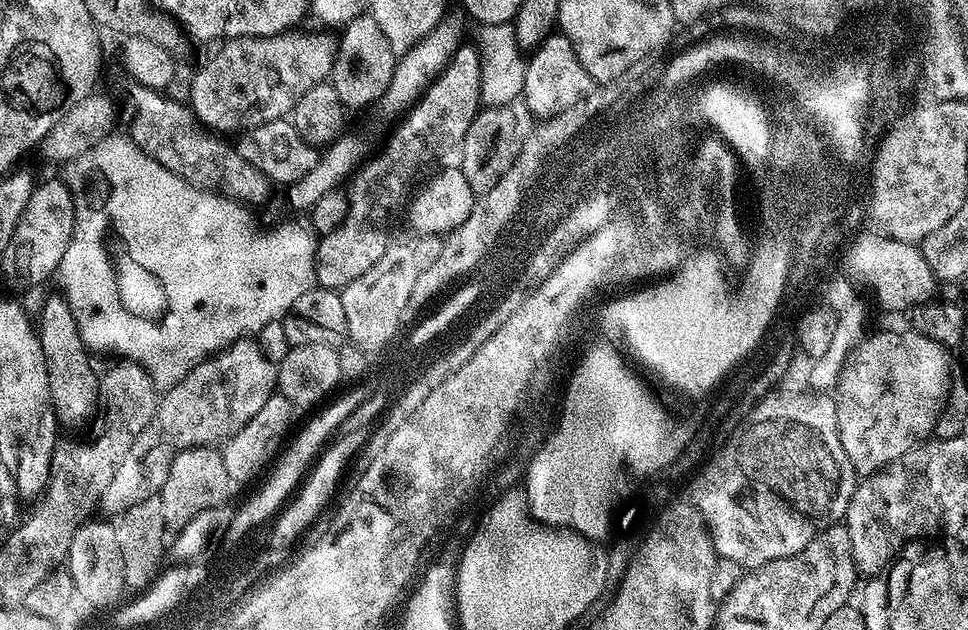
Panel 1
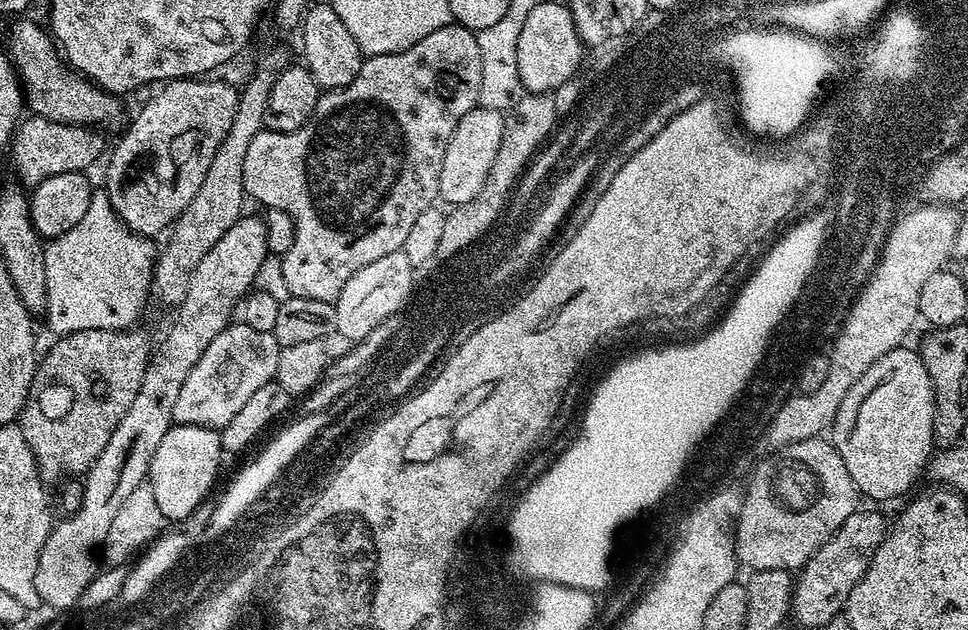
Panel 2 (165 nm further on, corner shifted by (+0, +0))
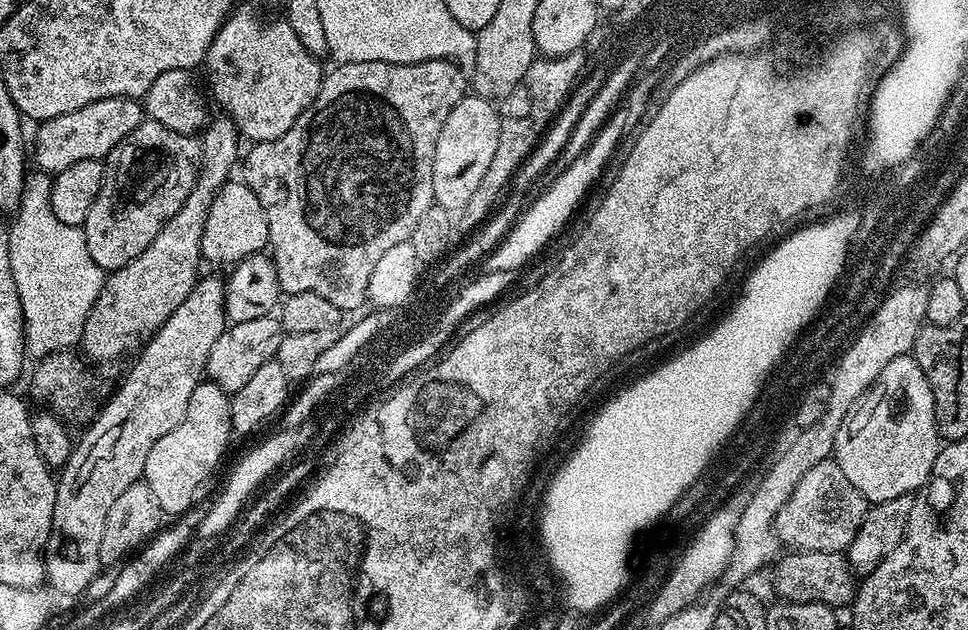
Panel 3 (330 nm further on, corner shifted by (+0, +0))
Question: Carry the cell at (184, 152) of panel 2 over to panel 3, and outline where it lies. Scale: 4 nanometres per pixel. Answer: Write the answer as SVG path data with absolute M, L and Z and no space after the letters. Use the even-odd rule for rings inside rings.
M145 118L129 134L126 144L103 161L102 190L98 190L98 198L94 198L82 225L86 250L105 273L134 262L158 238L158 230L182 210L200 167L199 139L168 129L156 120Z

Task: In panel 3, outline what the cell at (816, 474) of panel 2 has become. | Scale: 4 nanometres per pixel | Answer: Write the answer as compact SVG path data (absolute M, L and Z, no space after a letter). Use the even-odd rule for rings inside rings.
M829 458L802 474L802 482L794 486L794 494L790 494L786 506L778 510L776 538L785 549L797 552L847 553L850 542L854 542L854 534L858 534L862 526L865 511L866 501L862 493L850 486L835 459Z

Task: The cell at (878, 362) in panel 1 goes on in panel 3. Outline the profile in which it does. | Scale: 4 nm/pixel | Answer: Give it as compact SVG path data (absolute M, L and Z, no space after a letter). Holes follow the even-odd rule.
M912 354L899 356L894 358L894 362L886 362L886 366L882 370L882 374L878 374L878 378L869 386L867 392L861 396L851 414L842 422L842 430L838 430L838 438L834 442L834 459L836 465L842 470L842 474L846 474L846 478L850 482L850 486L854 486L854 490L858 490L864 496L865 501L869 505L881 504L882 502L890 502L890 498L902 498L903 496L911 496L920 491L924 487L924 483L930 478L934 462L938 458L942 447L942 441L938 430L935 428L935 410L934 395L931 393L930 385L926 380L925 374L918 366Z

